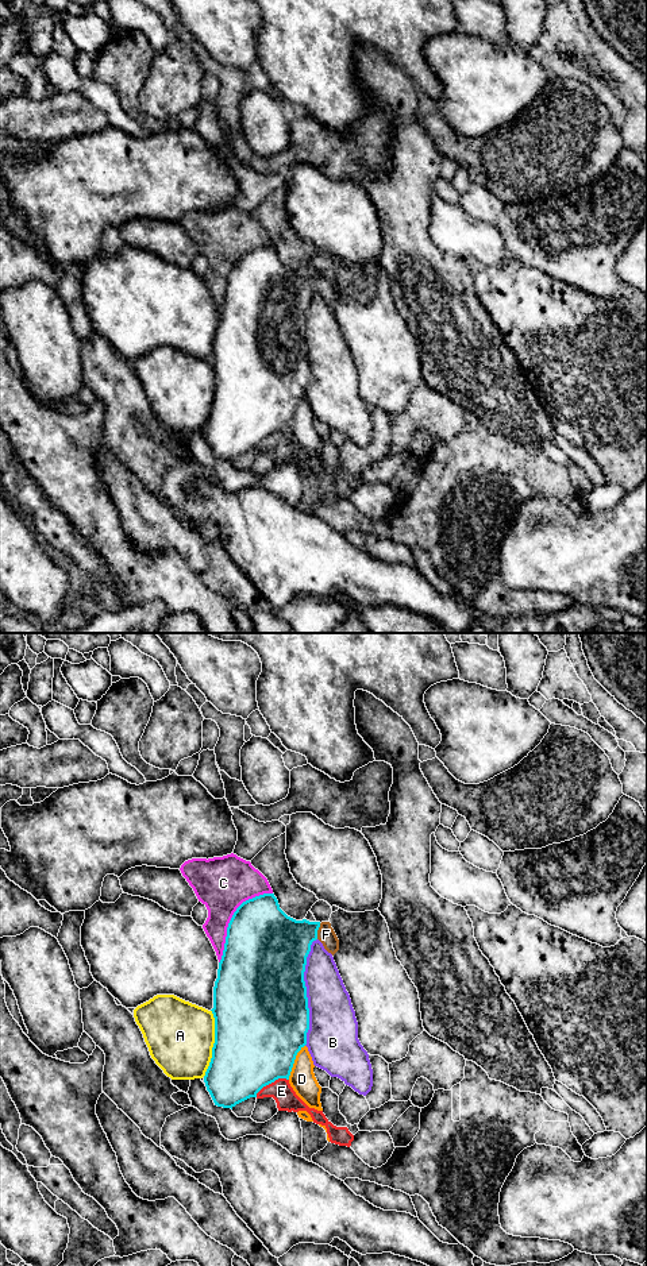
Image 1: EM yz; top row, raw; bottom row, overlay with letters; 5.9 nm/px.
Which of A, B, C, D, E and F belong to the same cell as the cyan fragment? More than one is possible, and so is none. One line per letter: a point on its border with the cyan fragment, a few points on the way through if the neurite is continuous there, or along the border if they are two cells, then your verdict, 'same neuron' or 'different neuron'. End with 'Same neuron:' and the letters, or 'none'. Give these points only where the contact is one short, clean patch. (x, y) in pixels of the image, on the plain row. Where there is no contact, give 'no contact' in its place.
A: contact yz (214, 396); different neuron
B: contact yz (305, 344); different neuron
C: contact yz (231, 270); different neuron
D: contact yz (293, 415); different neuron
E: contact yz (270, 435); border yz (288, 431), (276, 431), (266, 436), (255, 448); different neuron
F: contact yz (316, 284); way yz (277, 298), (301, 285), (316, 284), (326, 286); same neuron
Same neuron: F

